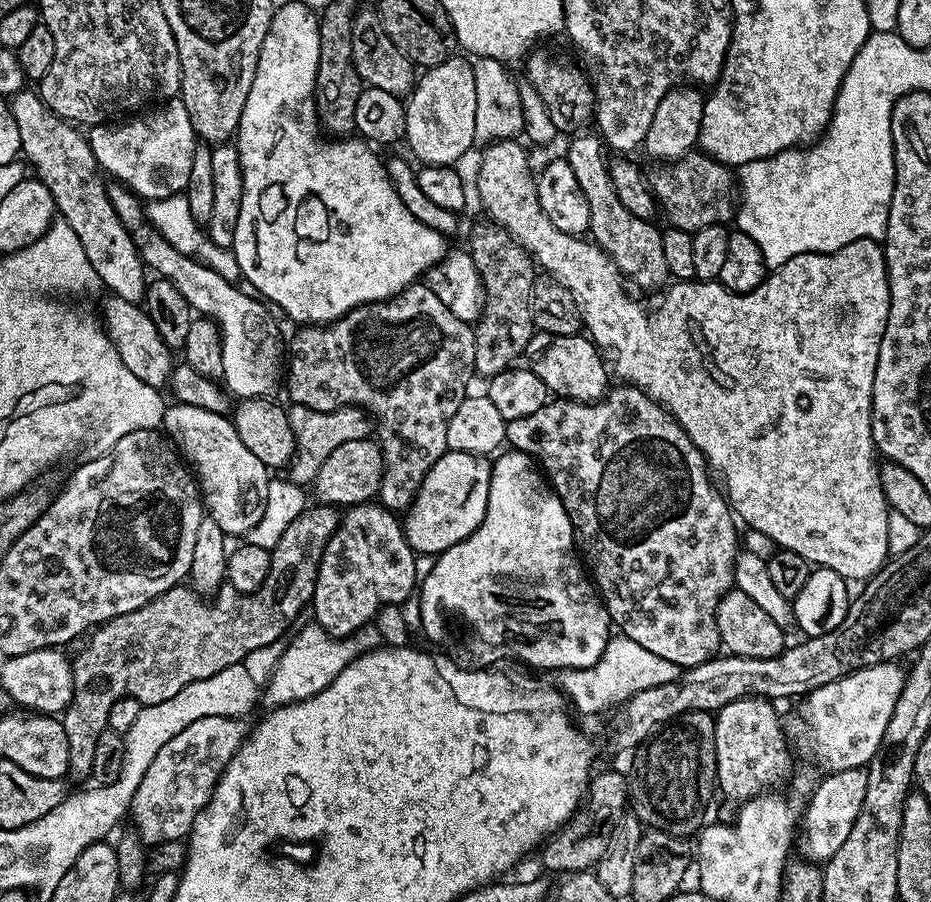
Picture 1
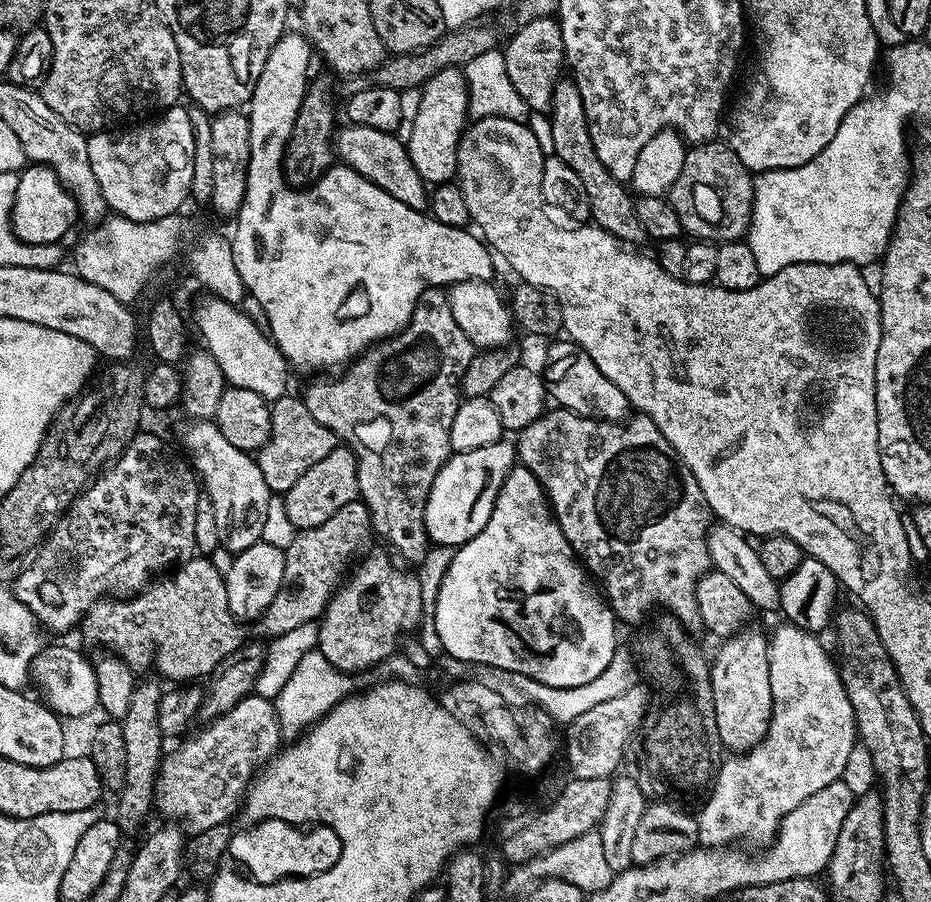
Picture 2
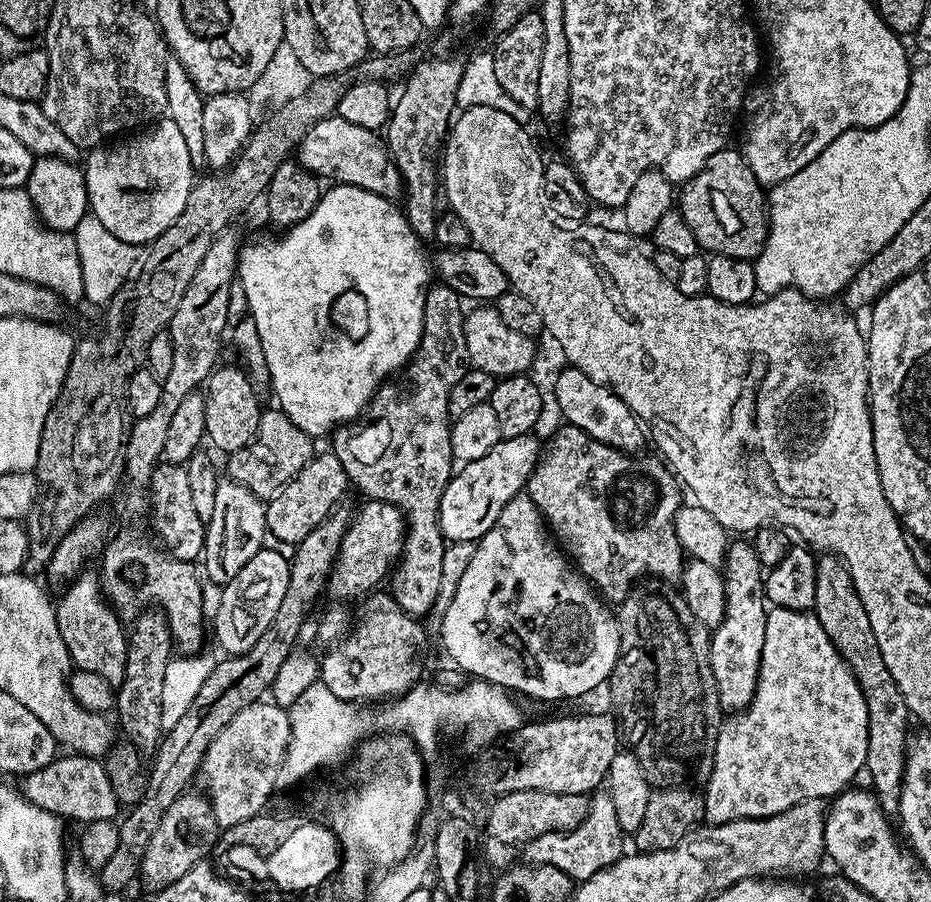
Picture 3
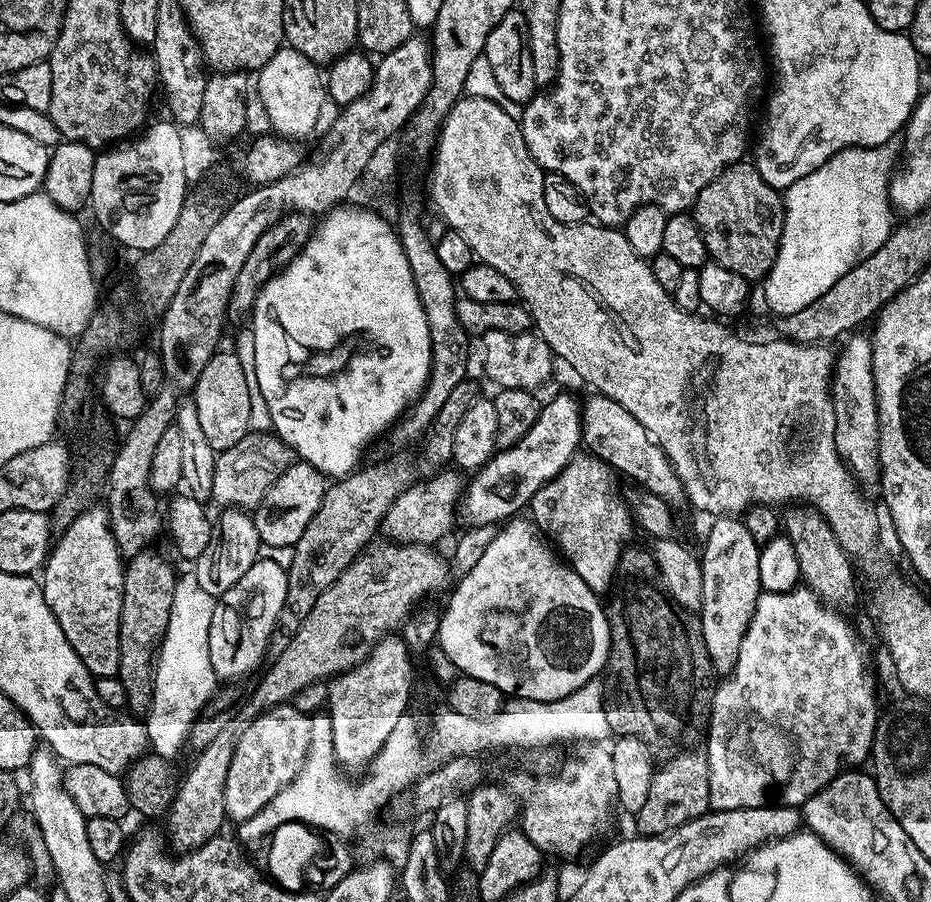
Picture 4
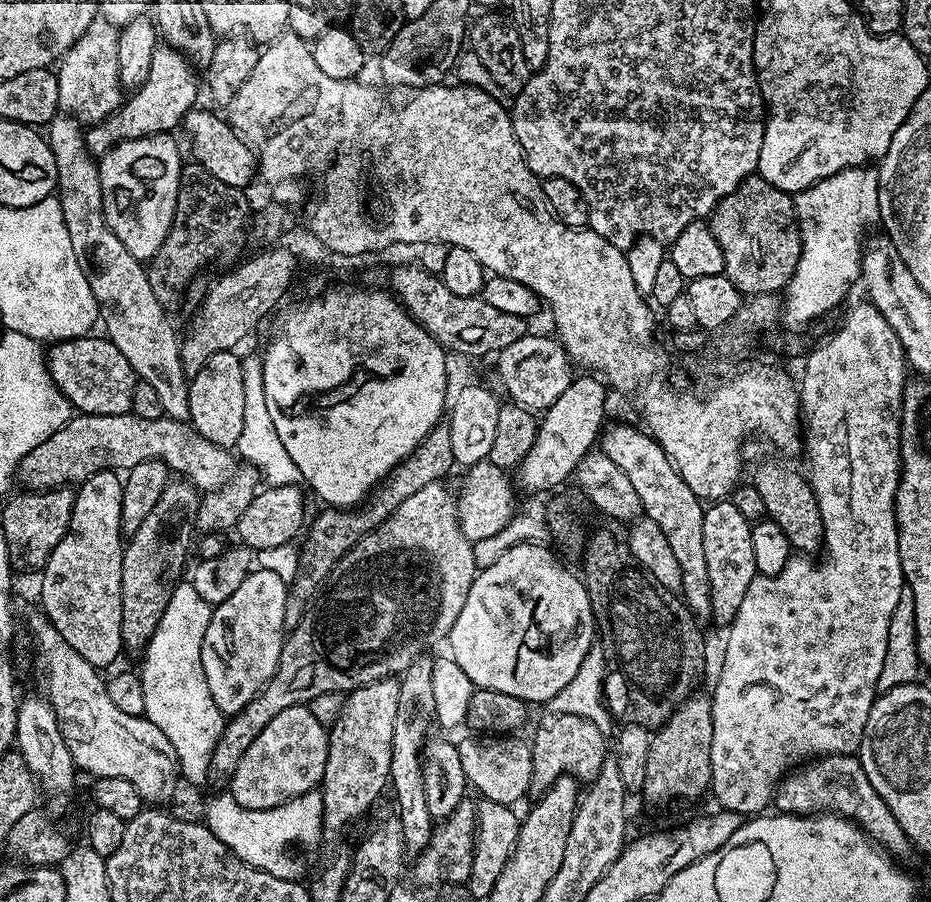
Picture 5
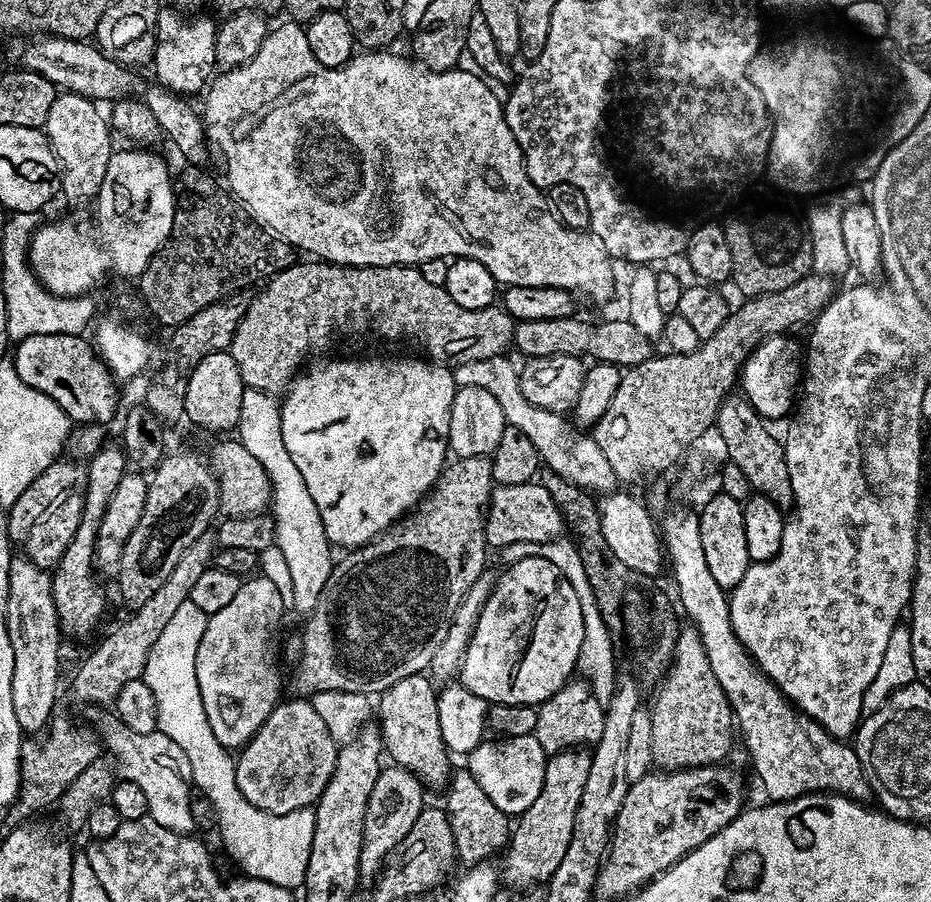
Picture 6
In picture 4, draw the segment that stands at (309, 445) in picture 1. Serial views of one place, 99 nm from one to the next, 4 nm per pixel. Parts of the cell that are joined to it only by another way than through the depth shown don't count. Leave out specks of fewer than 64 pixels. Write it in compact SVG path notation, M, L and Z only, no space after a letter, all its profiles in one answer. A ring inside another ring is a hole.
M249 431L230 450L219 453L214 466L214 490L212 500L220 503L221 509L239 508L241 510L255 509L262 502L266 490L293 463L294 456L287 444L275 434L268 432Z

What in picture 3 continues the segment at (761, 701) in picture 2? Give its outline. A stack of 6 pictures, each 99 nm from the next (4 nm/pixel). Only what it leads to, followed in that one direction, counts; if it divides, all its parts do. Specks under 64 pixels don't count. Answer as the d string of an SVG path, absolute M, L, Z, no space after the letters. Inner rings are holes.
M736 538L729 543L728 555L722 565L722 575L726 610L724 621L710 636L710 666L714 670L714 682L718 686L721 709L725 713L735 714L743 712L754 698L762 642L766 642L766 618L770 608L764 591L766 572L760 567L756 552L747 539Z

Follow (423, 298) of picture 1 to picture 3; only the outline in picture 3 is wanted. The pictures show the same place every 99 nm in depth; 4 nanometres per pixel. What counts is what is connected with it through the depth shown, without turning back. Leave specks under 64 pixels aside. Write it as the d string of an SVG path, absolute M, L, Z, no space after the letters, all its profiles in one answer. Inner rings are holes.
M433 283L424 293L422 338L412 359L398 374L380 385L380 389L372 395L368 407L359 417L355 425L357 428L353 432L353 425L345 422L330 436L331 451L336 453L338 462L342 462L342 470L346 470L351 487L365 492L363 495L367 499L390 502L398 506L400 513L404 515L404 548L400 552L398 563L390 573L390 595L396 599L398 606L402 606L402 610L417 618L428 616L435 599L438 598L438 588L441 585L442 558L446 541L440 529L440 503L442 494L454 475L454 461L450 450L452 420L448 414L448 403L450 390L454 390L458 378L462 378L470 368L464 333L466 308L460 305L459 294L448 285L451 283L440 283L444 284Z

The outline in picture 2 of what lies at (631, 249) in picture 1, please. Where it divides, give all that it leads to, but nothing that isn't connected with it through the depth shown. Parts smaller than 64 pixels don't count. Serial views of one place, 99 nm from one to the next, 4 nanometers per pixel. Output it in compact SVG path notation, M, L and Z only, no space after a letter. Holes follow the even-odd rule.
M561 78L554 86L550 119L554 137L554 150L551 155L566 162L566 166L570 166L570 170L574 170L578 178L582 178L582 186L586 190L586 195L590 197L591 219L596 227L606 230L629 246L640 246L640 243L645 243L646 237L642 230L642 222L638 222L633 193L621 181L616 180L614 174L610 174L606 166L602 166L602 162L598 162L594 142L590 142L590 130L586 122L582 94L575 80Z

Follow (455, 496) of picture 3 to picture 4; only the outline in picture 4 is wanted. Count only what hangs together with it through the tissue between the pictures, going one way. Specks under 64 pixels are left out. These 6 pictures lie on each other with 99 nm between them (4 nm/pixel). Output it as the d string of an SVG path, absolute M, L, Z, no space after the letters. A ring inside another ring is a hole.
M572 396L554 397L549 404L545 403L541 407L534 426L530 426L530 430L517 444L497 451L478 469L473 475L476 477L467 481L464 495L458 505L459 515L462 520L465 520L465 525L499 525L501 522L507 522L517 514L523 513L520 511L523 508L525 511L531 505L534 494L538 494L538 490L542 490L542 486L546 486L546 482L550 482L556 477L572 461L572 457L577 455L578 449L582 444L581 407L581 401L579 399L576 401Z

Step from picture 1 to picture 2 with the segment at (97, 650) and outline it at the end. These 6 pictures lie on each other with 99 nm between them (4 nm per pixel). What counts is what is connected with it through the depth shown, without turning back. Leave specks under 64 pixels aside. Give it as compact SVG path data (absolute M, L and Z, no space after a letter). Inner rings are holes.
M359 498L346 502L346 506L342 506L342 510L335 512L332 517L326 518L322 526L297 531L293 542L284 550L282 586L278 594L274 594L274 602L270 602L268 609L255 621L254 628L264 638L271 638L290 634L290 630L298 630L298 626L319 621L330 598L345 579L350 565L365 551L364 543L373 539L373 536L374 529L368 508ZM193 558L186 563L180 565L171 573L170 578L160 578L155 581L151 586L144 589L143 592L138 592L134 596L127 598L105 598L99 600L97 604L88 611L83 620L78 625L78 632L84 635L84 640L88 644L101 644L104 648L113 648L115 655L119 657L123 663L127 664L129 668L133 670L139 670L139 668L148 668L152 664L152 660L156 663L156 668L161 672L159 675L163 677L165 681L168 680L190 680L186 682L196 682L196 679L207 678L211 676L212 672L218 666L218 662L222 662L222 658L226 658L230 654L234 654L234 650L238 650L241 644L245 643L246 636L242 629L241 621L237 620L233 616L231 610L228 608L228 599L226 598L226 586L224 585L225 573L220 572L211 564L211 559L208 558Z

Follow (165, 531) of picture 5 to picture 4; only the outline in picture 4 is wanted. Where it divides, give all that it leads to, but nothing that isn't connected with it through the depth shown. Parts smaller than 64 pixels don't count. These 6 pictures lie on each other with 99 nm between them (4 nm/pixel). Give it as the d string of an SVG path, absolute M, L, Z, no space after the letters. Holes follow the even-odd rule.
M152 551L137 552L127 561L124 570L118 675L122 684L126 686L126 708L132 714L147 713L151 706L157 652L164 641L166 626L170 622L170 610L174 606L174 586L178 575L177 569L172 569L172 564L166 557Z

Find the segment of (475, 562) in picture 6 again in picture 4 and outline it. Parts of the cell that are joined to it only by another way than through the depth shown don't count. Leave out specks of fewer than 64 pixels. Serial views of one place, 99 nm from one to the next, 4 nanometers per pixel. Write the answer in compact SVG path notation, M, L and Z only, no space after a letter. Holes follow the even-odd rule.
M373 542L352 561L352 565L329 586L314 602L314 610L306 614L306 622L302 622L298 634L290 641L290 646L282 650L267 665L268 670L252 693L247 693L246 699L235 709L234 715L228 719L226 726L218 730L215 738L204 748L195 753L196 761L188 768L184 780L179 781L176 794L166 817L166 840L177 853L189 852L202 846L210 838L214 838L226 824L226 774L230 770L230 762L234 762L234 750L238 746L238 738L242 738L242 730L254 722L263 712L277 708L279 704L295 701L296 696L306 686L331 681L333 676L340 676L358 667L367 660L375 648L380 645L385 636L403 629L407 619L412 615L418 602L431 592L440 592L448 584L450 575L449 561L443 560L435 551L435 547L427 544L397 544L395 542Z

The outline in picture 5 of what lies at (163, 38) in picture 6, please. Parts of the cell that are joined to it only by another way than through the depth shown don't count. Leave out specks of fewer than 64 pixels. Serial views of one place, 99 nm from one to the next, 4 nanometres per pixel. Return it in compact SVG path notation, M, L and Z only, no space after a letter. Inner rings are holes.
M161 43L154 50L146 82L125 99L118 111L112 112L101 124L91 125L85 131L84 141L89 154L99 158L105 156L112 145L120 144L123 140L175 133L175 128L179 129L183 125L185 116L197 107L196 75L197 69L187 57L171 45Z

